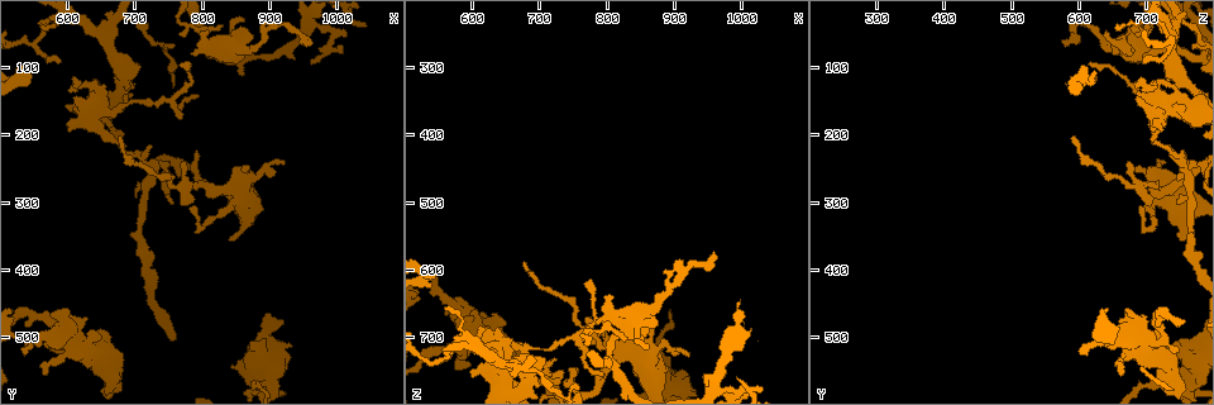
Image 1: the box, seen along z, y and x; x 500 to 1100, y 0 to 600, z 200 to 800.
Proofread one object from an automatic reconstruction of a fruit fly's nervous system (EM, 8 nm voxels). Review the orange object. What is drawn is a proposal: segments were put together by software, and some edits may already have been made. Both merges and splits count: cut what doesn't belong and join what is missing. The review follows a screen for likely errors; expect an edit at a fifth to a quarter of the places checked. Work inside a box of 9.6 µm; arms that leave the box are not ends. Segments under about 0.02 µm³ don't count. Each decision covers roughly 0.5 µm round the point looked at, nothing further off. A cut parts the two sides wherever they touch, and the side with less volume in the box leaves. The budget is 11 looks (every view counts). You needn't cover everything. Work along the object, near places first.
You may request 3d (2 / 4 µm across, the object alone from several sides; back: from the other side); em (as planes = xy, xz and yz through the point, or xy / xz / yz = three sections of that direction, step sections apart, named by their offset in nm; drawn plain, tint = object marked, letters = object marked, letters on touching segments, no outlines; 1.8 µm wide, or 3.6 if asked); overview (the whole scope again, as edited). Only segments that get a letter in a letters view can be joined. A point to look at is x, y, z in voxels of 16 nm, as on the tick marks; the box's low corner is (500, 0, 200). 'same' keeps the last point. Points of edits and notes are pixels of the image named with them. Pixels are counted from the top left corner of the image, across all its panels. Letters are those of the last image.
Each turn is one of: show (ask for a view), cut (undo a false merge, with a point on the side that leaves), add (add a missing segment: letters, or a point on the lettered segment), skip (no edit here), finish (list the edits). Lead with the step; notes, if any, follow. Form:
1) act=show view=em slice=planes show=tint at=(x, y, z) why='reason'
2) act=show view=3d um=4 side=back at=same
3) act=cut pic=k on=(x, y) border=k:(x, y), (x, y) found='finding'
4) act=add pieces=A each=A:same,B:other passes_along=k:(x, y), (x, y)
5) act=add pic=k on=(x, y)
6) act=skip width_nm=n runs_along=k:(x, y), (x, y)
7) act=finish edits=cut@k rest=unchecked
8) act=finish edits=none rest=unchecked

act=show view=3d um=4 at=(555, 60, 730) why='abrupt turn'

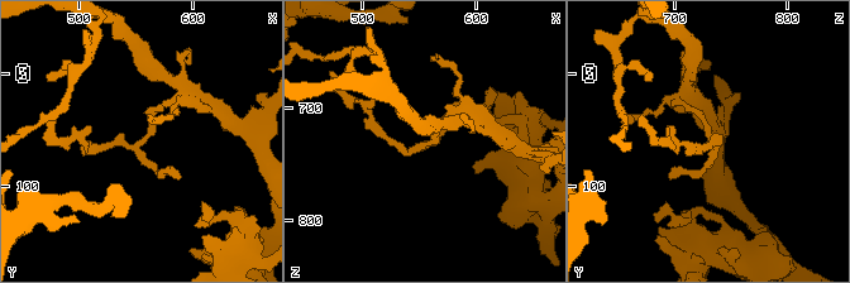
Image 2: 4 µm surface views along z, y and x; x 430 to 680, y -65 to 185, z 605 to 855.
act=show view=em slice=planes show=letters at=(556, 62, 732)

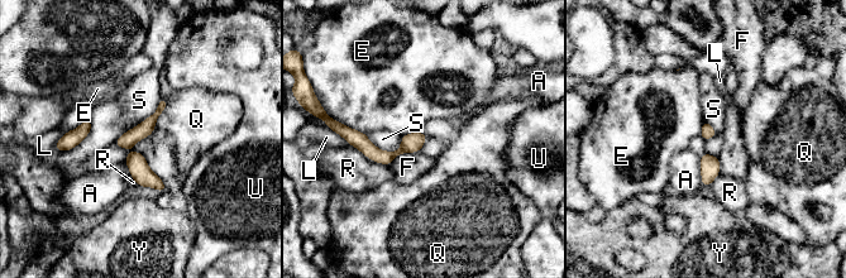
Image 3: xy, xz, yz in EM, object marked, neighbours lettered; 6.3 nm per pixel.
act=skip width_nm=100 each=A:other,E:other,F:other,L:other,Q:other,R:other,S:other,U:other,Y:other border=3:(161, 97), (151, 115), (113, 143) found='continuous, no second neuron'

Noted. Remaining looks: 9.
act=show view=3d um=2 at=(775, 240, 675) why='tapers out'

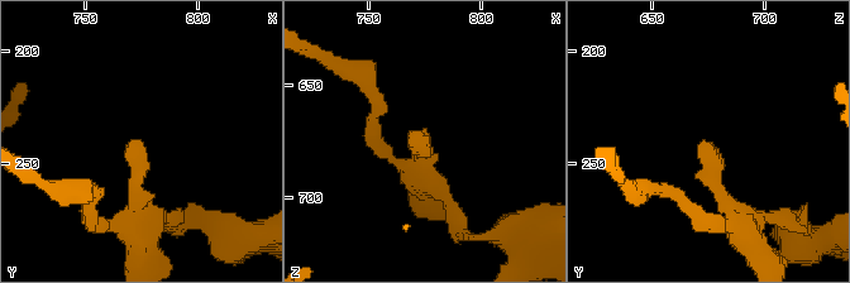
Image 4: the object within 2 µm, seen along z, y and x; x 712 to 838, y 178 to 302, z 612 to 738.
act=show view=em slice=planes show=letters at=(771, 239, 672)

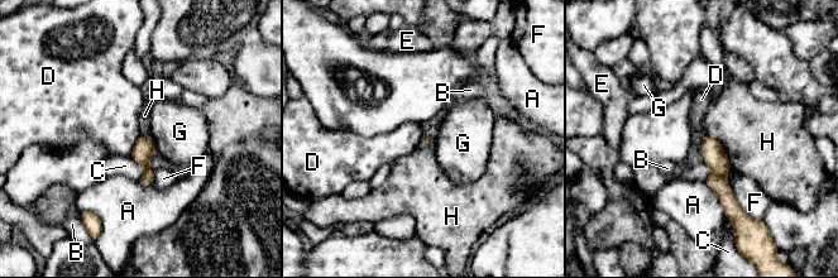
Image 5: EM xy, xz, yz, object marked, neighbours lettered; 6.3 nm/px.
act=skip each=A:other,B:other,C:other,D:other,E:other,F:other,G:other,H:other runs_along=5:(708, 139), (718, 183), (733, 207) found='none of them fits'

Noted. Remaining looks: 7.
act=show view=em slice=planes show=letters at=(960, 65, 570) why='thin end'

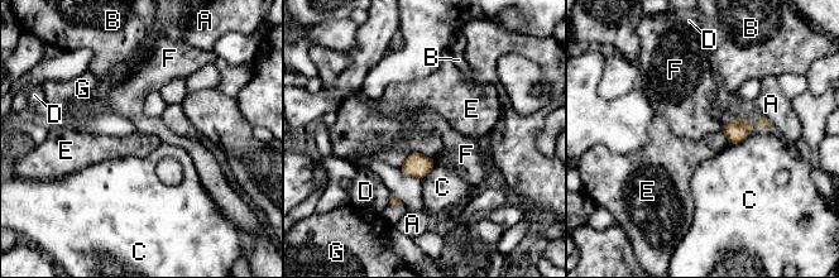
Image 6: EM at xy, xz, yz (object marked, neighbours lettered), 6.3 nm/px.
act=skip longest_contact=C:200nm each=A:other,B:other,C:other,D:other,E:other,F:other,G:other border=6:(410, 152), (420, 152), (432, 158) found='none of them fits'

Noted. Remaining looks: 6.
act=show view=em slice=planes show=letters at=(595, 515, 745) why='an open end'

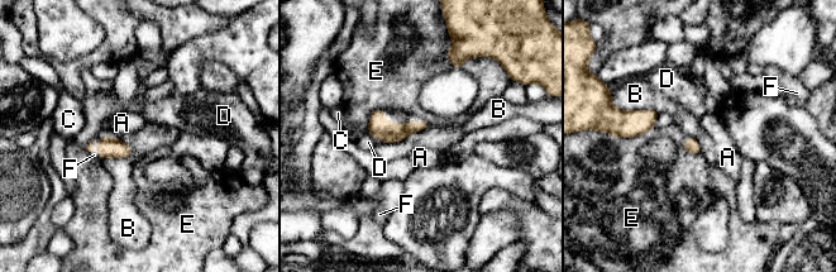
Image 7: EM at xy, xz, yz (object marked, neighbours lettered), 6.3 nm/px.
act=skip each=A:other,B:other,C:other,D:other,E:other,F:other border=7:(132, 148), (125, 157), (101, 160) found='none of them fits'

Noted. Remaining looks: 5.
act=finish edits=none rest=unchecked

